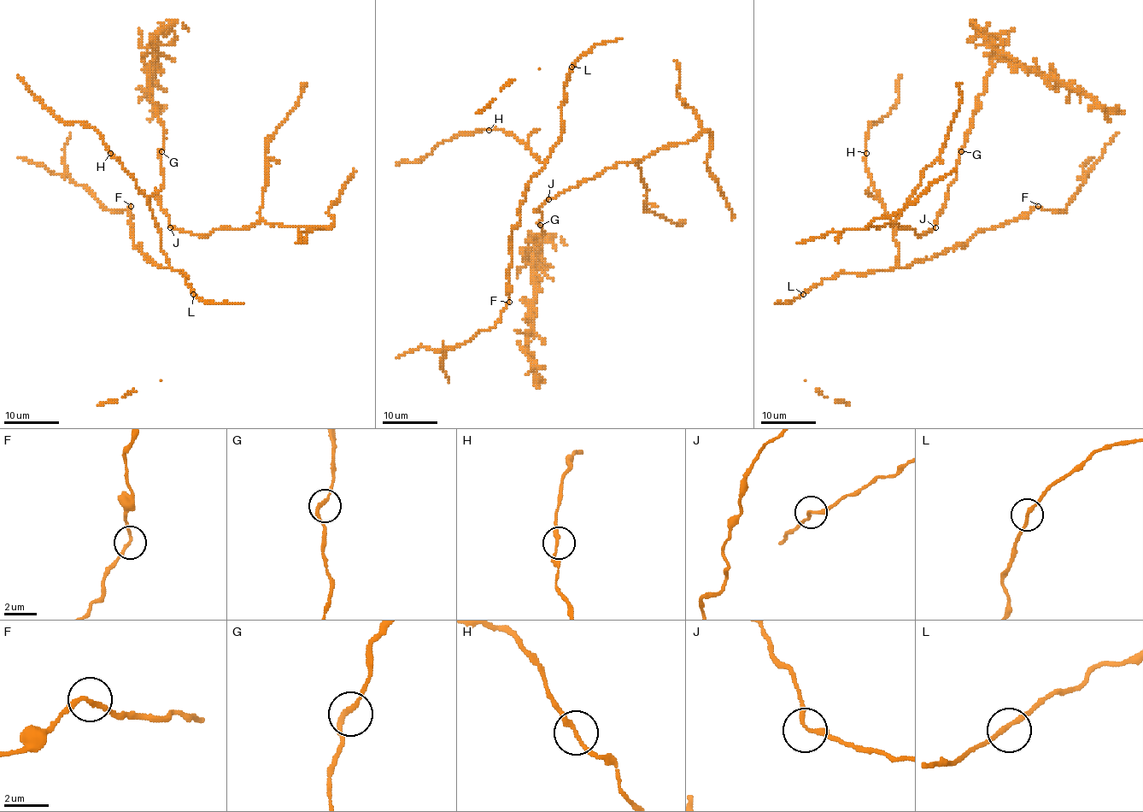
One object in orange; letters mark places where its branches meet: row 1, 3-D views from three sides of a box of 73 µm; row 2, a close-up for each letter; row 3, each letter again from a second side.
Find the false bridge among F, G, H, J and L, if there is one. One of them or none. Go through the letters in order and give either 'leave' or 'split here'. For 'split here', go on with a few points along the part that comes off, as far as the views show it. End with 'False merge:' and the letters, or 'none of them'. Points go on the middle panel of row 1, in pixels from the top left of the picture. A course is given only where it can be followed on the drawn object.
F: leave
G: leave
H: leave
J: leave
L: leave
False merge: none of them

